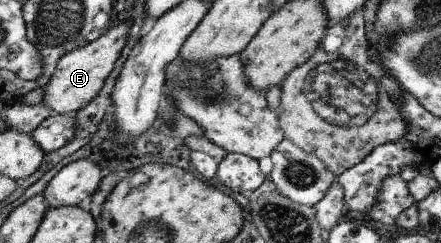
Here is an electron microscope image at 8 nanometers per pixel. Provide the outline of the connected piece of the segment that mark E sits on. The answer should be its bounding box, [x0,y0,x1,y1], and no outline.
[43,19,131,114]

